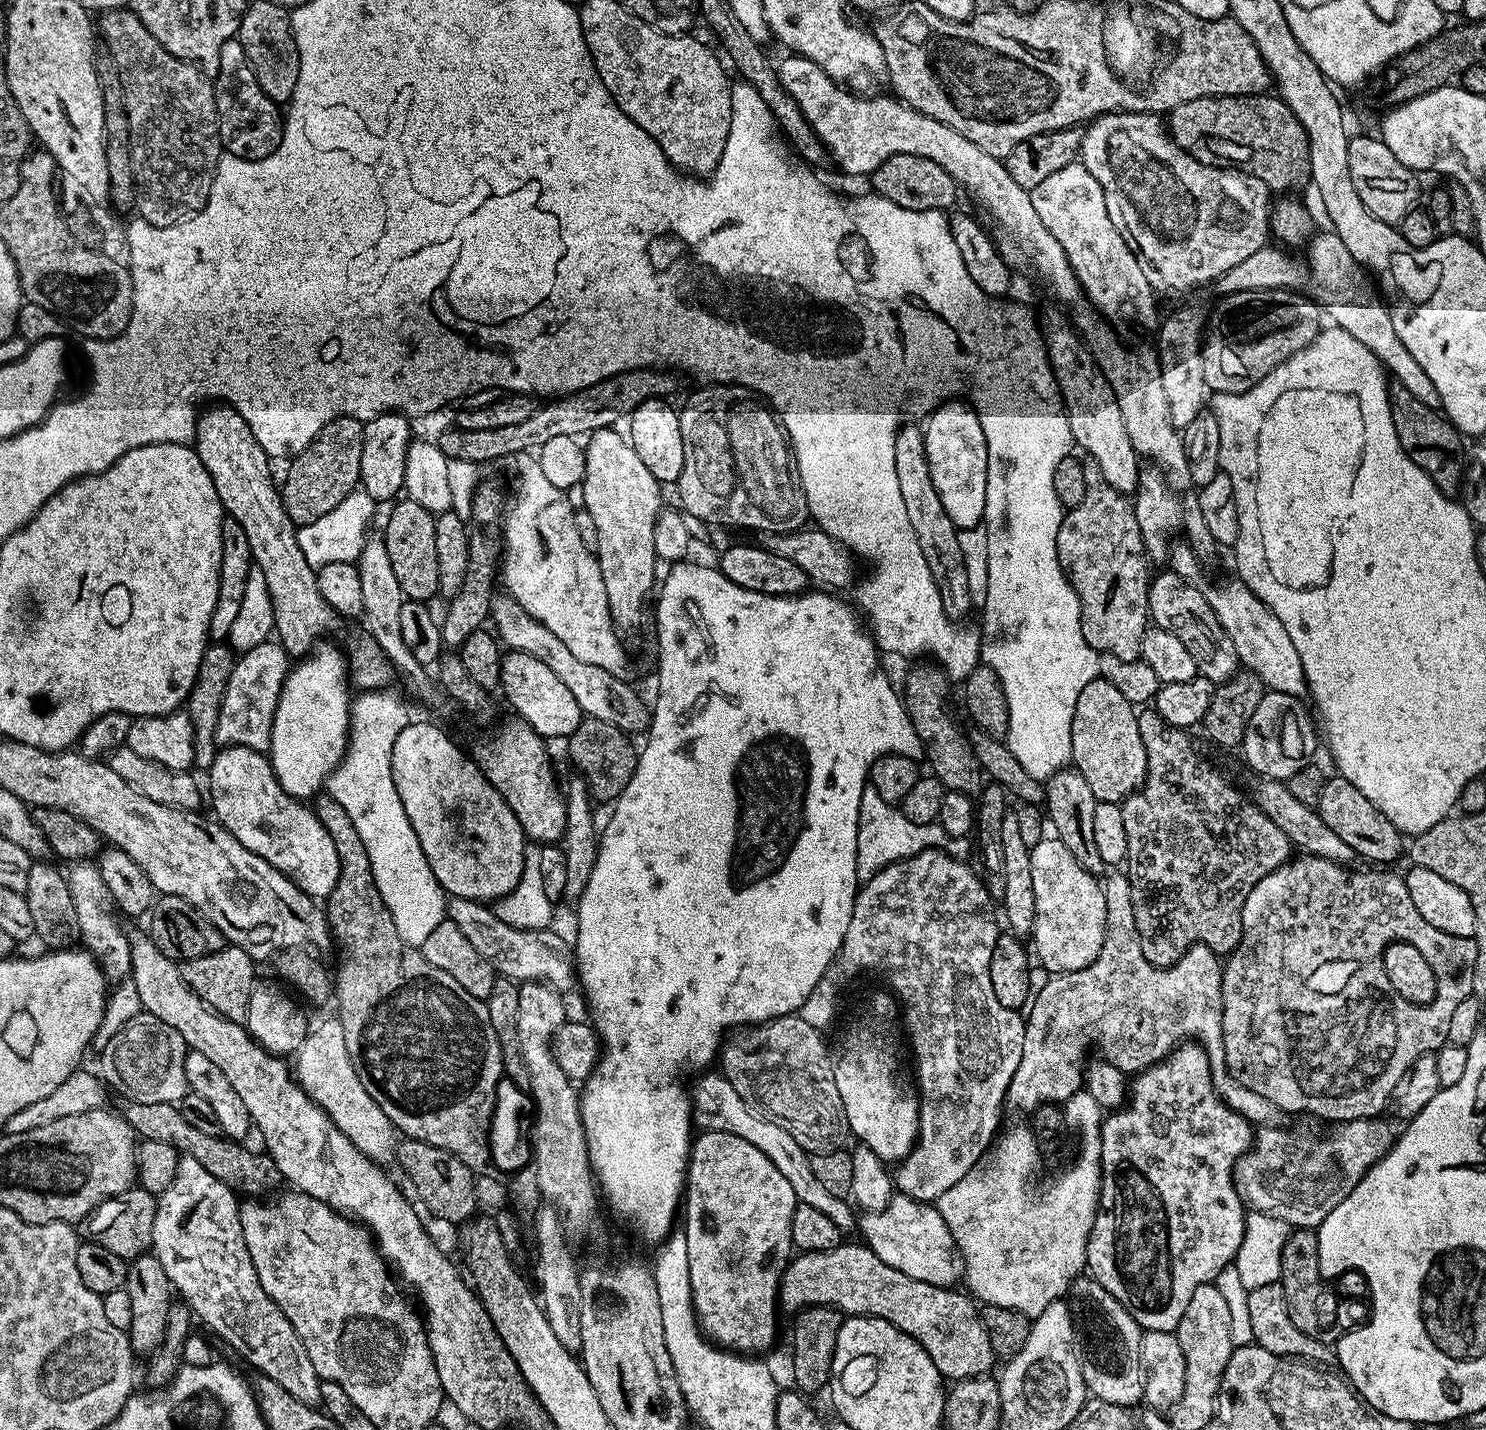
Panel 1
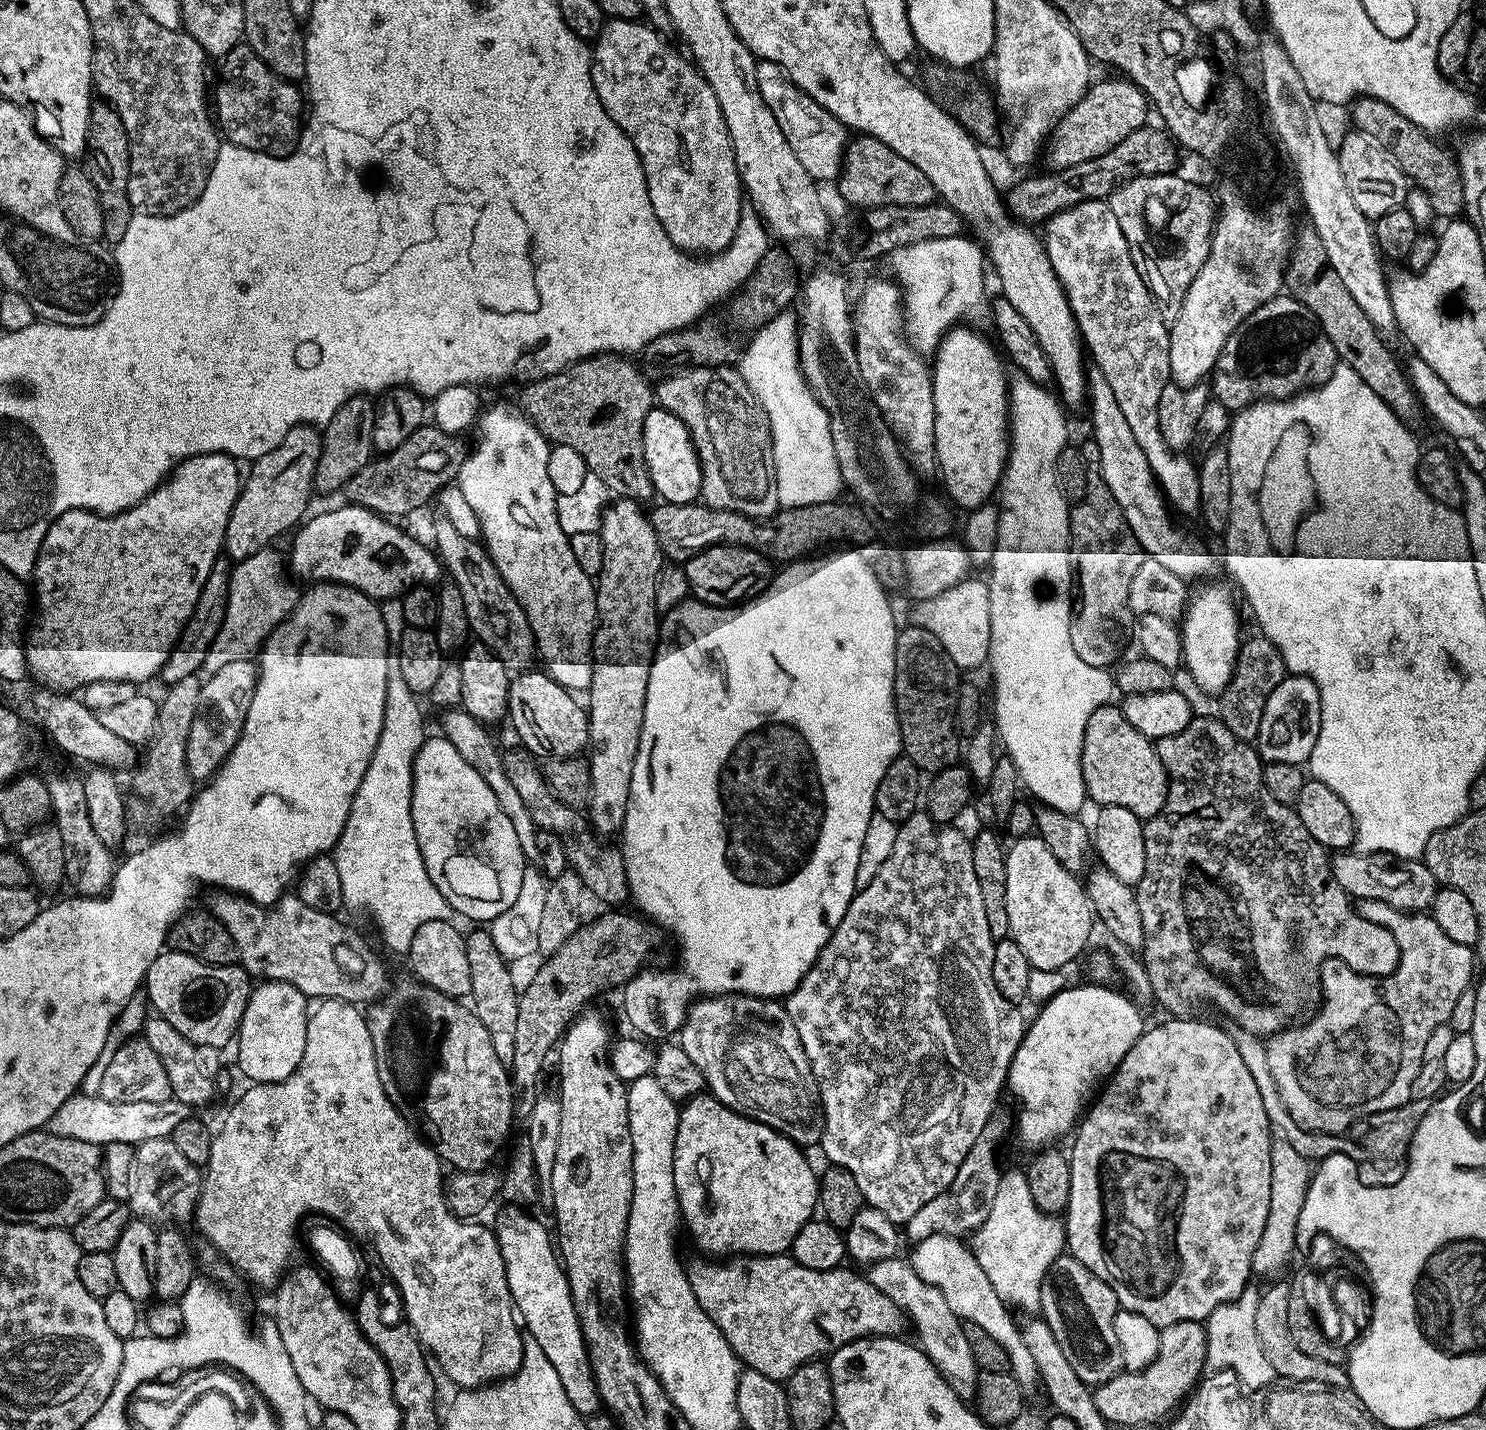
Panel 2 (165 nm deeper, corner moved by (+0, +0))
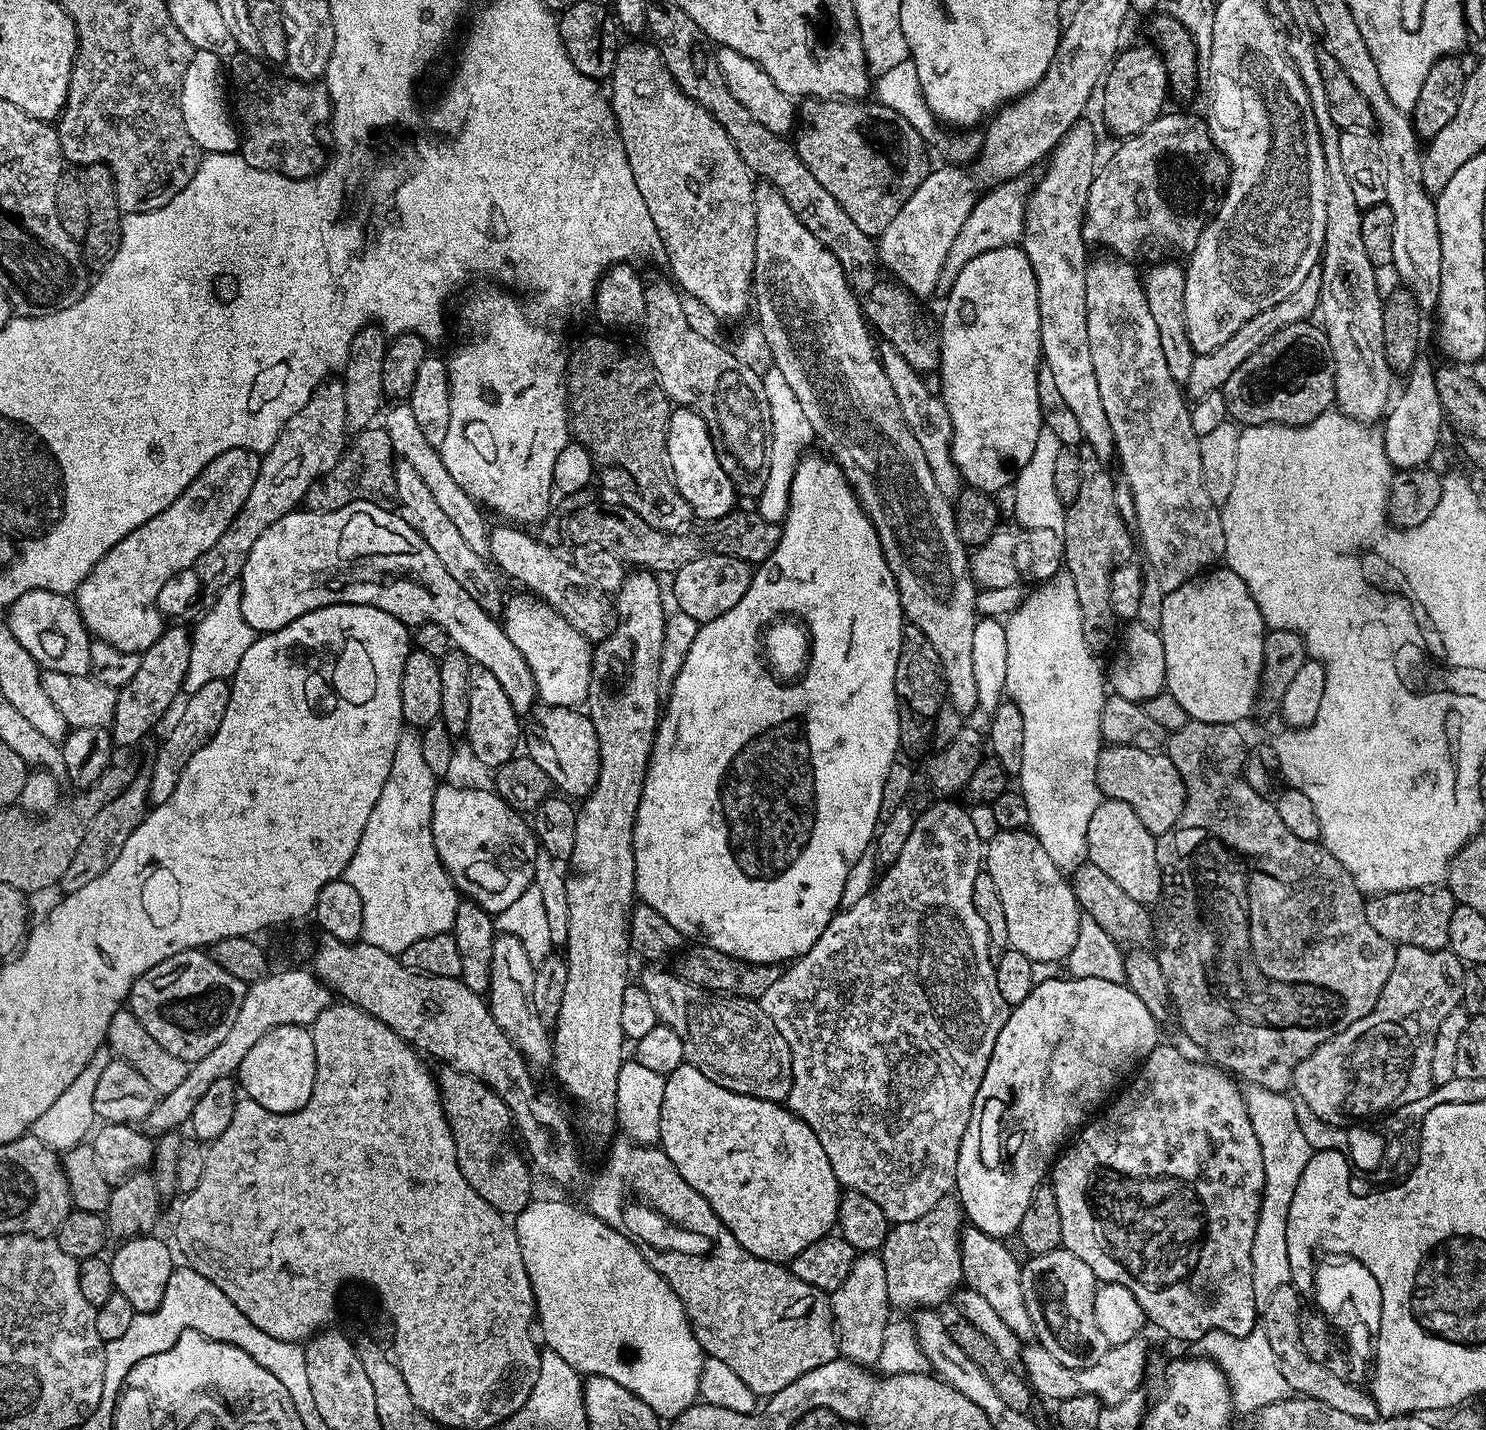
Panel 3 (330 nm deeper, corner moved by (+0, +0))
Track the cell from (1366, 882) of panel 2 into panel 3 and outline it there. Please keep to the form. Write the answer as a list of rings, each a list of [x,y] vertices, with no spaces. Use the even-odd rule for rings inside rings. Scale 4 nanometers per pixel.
[[[1446,886],[1415,888],[1405,892],[1378,892],[1365,899],[1366,918],[1370,926],[1391,944],[1422,946],[1422,950],[1442,952],[1448,948],[1450,918],[1456,909],[1454,894]]]

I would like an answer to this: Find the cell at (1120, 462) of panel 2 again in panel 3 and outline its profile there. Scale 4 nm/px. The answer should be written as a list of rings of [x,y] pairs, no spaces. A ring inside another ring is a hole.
[[[1087,122],[1073,126],[1056,147],[1047,164],[1044,177],[1037,184],[1031,185],[1022,237],[1024,253],[1026,258],[1030,258],[1030,266],[1034,266],[1034,274],[1038,278],[1042,363],[1050,366],[1062,399],[1076,415],[1078,426],[1084,435],[1083,443],[1094,450],[1099,460],[1108,462],[1115,457],[1116,443],[1110,430],[1110,418],[1106,418],[1106,410],[1102,406],[1102,394],[1098,394],[1098,378],[1094,374],[1094,361],[1090,359],[1090,338],[1086,326],[1086,270],[1090,263],[1090,248],[1084,242],[1084,211],[1086,198],[1090,198],[1090,182],[1098,171],[1095,130]]]

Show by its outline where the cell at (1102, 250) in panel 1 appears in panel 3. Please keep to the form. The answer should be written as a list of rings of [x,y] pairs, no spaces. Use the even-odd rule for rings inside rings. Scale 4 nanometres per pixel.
[[[1100,254],[1089,263],[1086,270],[1086,326],[1090,338],[1090,359],[1094,361],[1094,374],[1098,378],[1098,394],[1102,394],[1102,406],[1106,410],[1106,418],[1110,418],[1110,430],[1114,434],[1116,443],[1115,459],[1120,460],[1120,466],[1124,470],[1122,479],[1130,486],[1134,494],[1134,508],[1136,510],[1135,529],[1138,532],[1138,544],[1144,547],[1144,556],[1148,559],[1151,575],[1158,578],[1158,586],[1162,590],[1173,592],[1178,590],[1186,582],[1201,575],[1213,567],[1217,562],[1224,560],[1226,550],[1226,534],[1220,517],[1221,509],[1214,502],[1210,502],[1210,494],[1206,494],[1206,486],[1202,482],[1202,454],[1200,453],[1200,437],[1194,434],[1194,426],[1190,422],[1190,404],[1182,391],[1181,385],[1170,378],[1170,369],[1166,367],[1166,354],[1162,354],[1162,342],[1158,338],[1158,326],[1154,317],[1150,314],[1150,306],[1146,306],[1146,294],[1142,283],[1141,273],[1131,268],[1127,259],[1115,254]]]

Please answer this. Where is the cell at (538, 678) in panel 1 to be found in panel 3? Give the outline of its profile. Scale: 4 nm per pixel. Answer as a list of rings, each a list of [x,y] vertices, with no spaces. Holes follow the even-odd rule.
[[[541,703],[533,707],[527,717],[522,740],[526,745],[526,755],[546,770],[553,785],[565,797],[583,798],[592,793],[598,782],[600,751],[594,722],[583,711]]]

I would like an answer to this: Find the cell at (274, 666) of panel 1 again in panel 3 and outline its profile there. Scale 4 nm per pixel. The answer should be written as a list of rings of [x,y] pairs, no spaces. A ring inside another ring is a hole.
[[[215,680],[206,682],[202,690],[191,693],[183,701],[184,709],[172,728],[172,733],[160,744],[156,752],[156,761],[152,764],[152,776],[150,775],[150,800],[153,805],[166,802],[170,794],[174,794],[174,786],[178,786],[178,778],[182,778],[182,770],[186,770],[186,762],[207,742],[222,726],[222,714],[226,714],[226,706],[230,706],[230,692],[232,685],[228,680]]]

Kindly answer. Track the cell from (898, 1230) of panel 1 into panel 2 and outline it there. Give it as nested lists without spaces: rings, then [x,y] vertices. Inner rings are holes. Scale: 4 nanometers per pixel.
[[[934,1234],[930,1238],[915,1241],[913,1248],[916,1249],[913,1250],[912,1256],[910,1255],[910,1263],[918,1278],[922,1278],[922,1282],[930,1282],[930,1286],[937,1288],[942,1298],[946,1298],[950,1310],[954,1310],[954,1314],[960,1317],[961,1321],[974,1322],[974,1326],[982,1326],[986,1334],[991,1334],[997,1339],[1006,1350],[1013,1378],[1025,1394],[1032,1394],[1035,1388],[1037,1391],[1040,1371],[1030,1354],[1030,1349],[1026,1346],[1021,1325],[1018,1320],[1016,1324],[1009,1305],[996,1293],[994,1286],[990,1286],[990,1278],[986,1278],[986,1270],[978,1266],[978,1258],[972,1253],[971,1247],[963,1239],[955,1236]]]

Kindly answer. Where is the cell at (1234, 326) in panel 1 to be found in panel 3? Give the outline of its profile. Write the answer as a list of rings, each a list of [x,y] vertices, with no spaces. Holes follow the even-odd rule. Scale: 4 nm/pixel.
[[[1316,322],[1286,326],[1230,374],[1222,391],[1229,417],[1241,426],[1314,422],[1333,407],[1336,398],[1332,347],[1323,327]]]

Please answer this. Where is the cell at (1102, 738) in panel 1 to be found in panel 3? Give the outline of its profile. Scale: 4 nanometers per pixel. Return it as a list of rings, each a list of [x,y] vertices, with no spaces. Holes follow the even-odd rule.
[[[1121,744],[1101,747],[1096,763],[1096,781],[1101,797],[1126,802],[1126,806],[1138,814],[1142,826],[1146,826],[1146,830],[1150,830],[1157,838],[1176,825],[1184,809],[1186,790],[1182,774],[1178,774],[1174,762],[1170,762],[1167,754],[1160,750],[1147,752]]]

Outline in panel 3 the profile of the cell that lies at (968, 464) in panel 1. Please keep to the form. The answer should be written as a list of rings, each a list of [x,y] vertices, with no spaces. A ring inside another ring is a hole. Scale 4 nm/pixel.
[[[1023,247],[995,248],[970,258],[950,281],[944,317],[938,320],[940,333],[939,395],[944,397],[952,423],[952,457],[963,483],[989,494],[1009,487],[1034,456],[1034,445],[1042,430],[1038,406],[1040,350],[1040,306],[1038,278]]]

